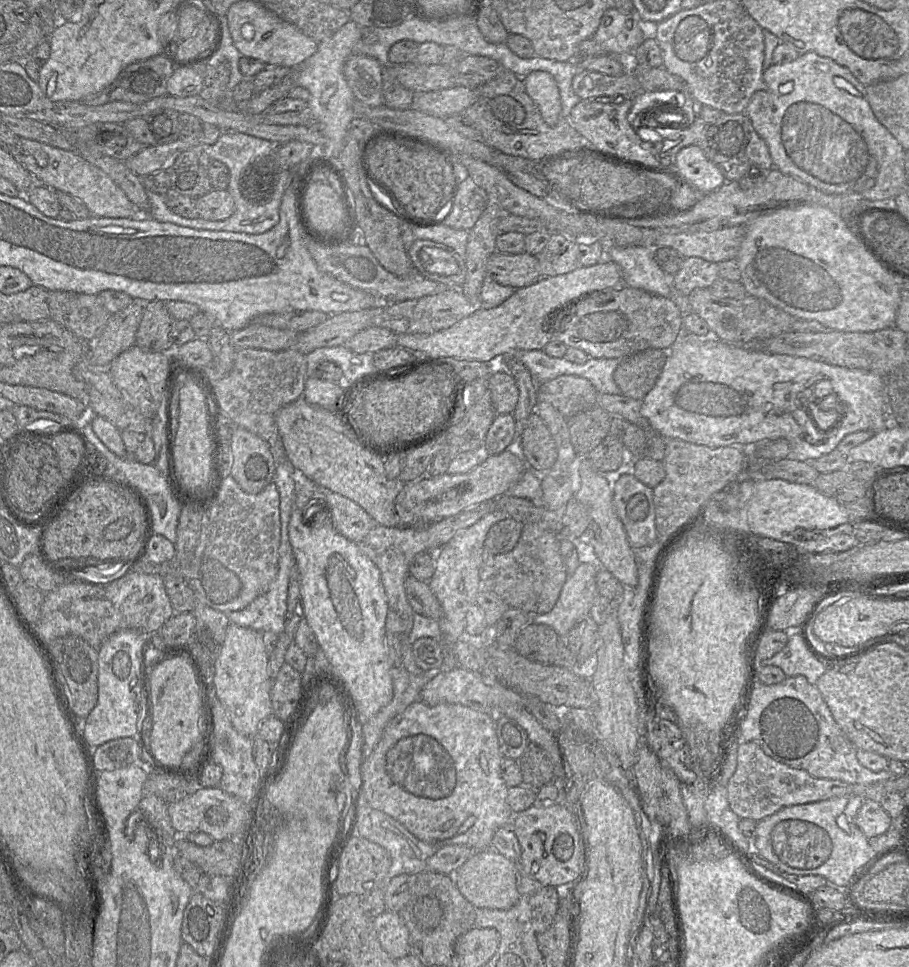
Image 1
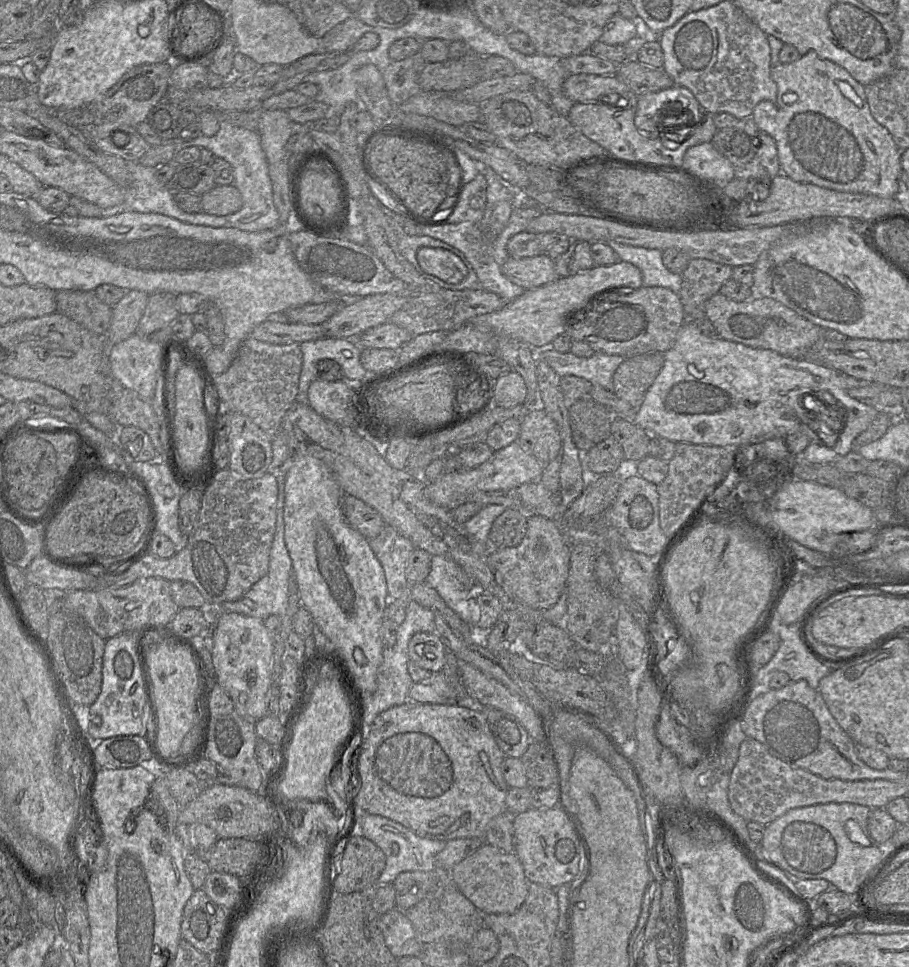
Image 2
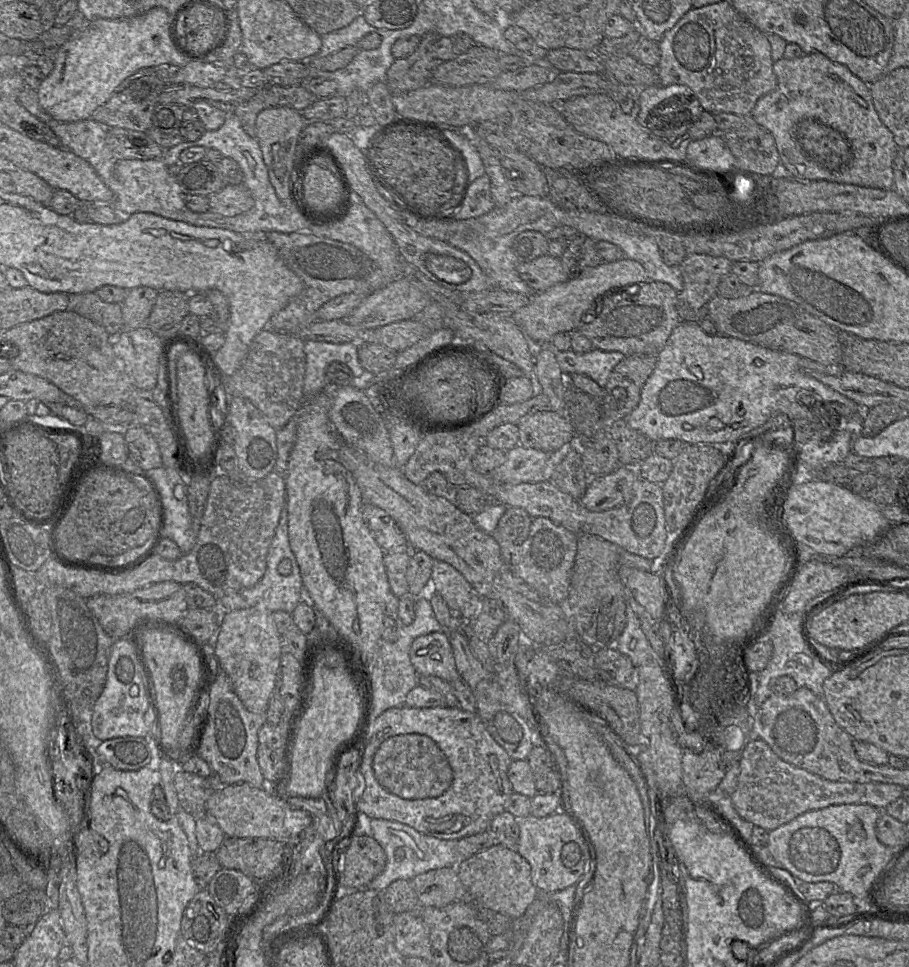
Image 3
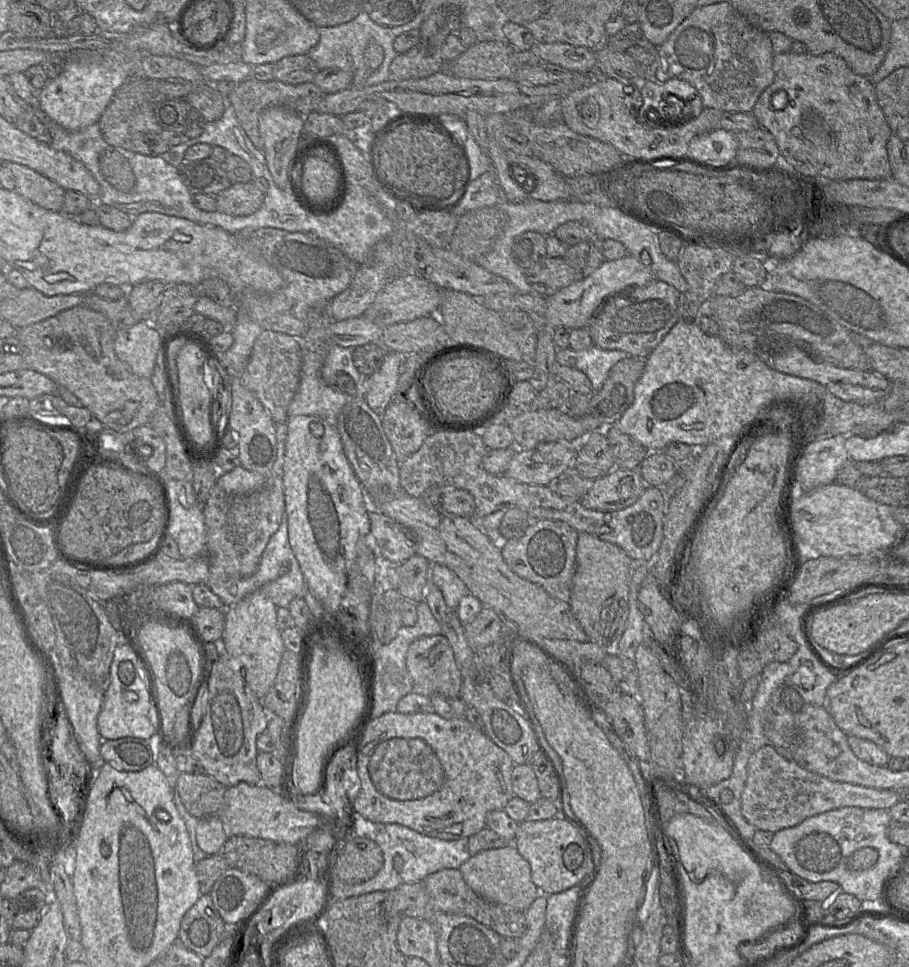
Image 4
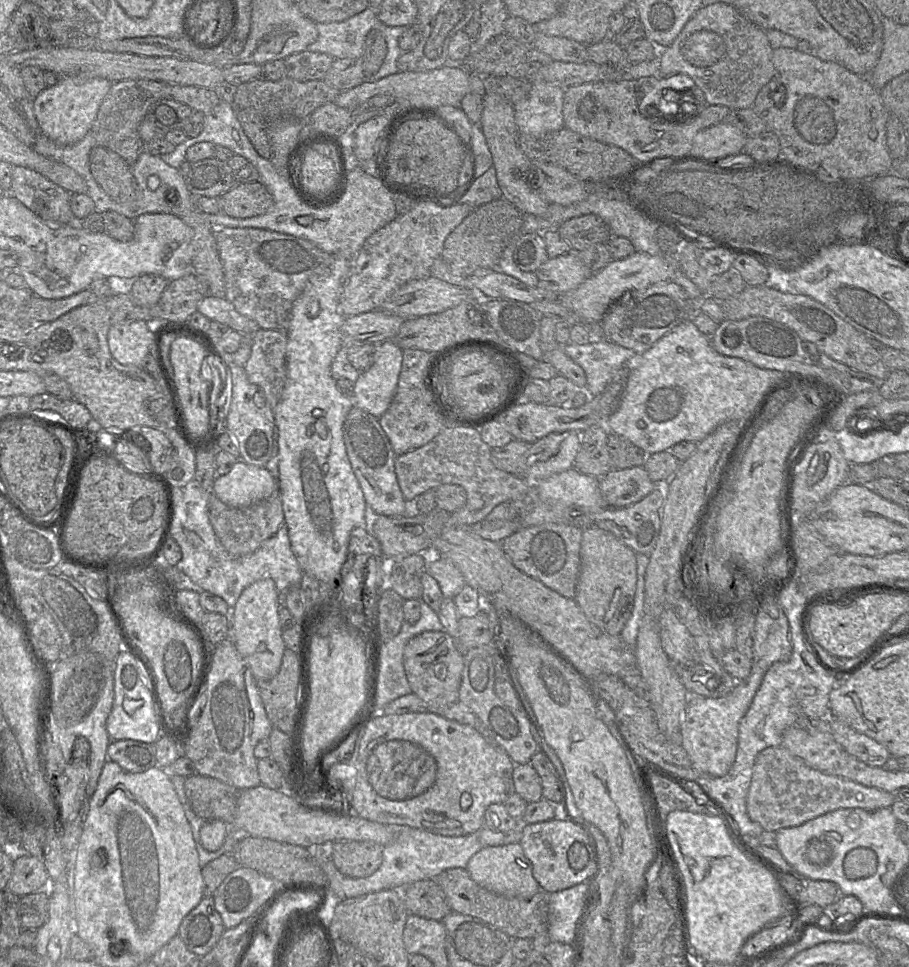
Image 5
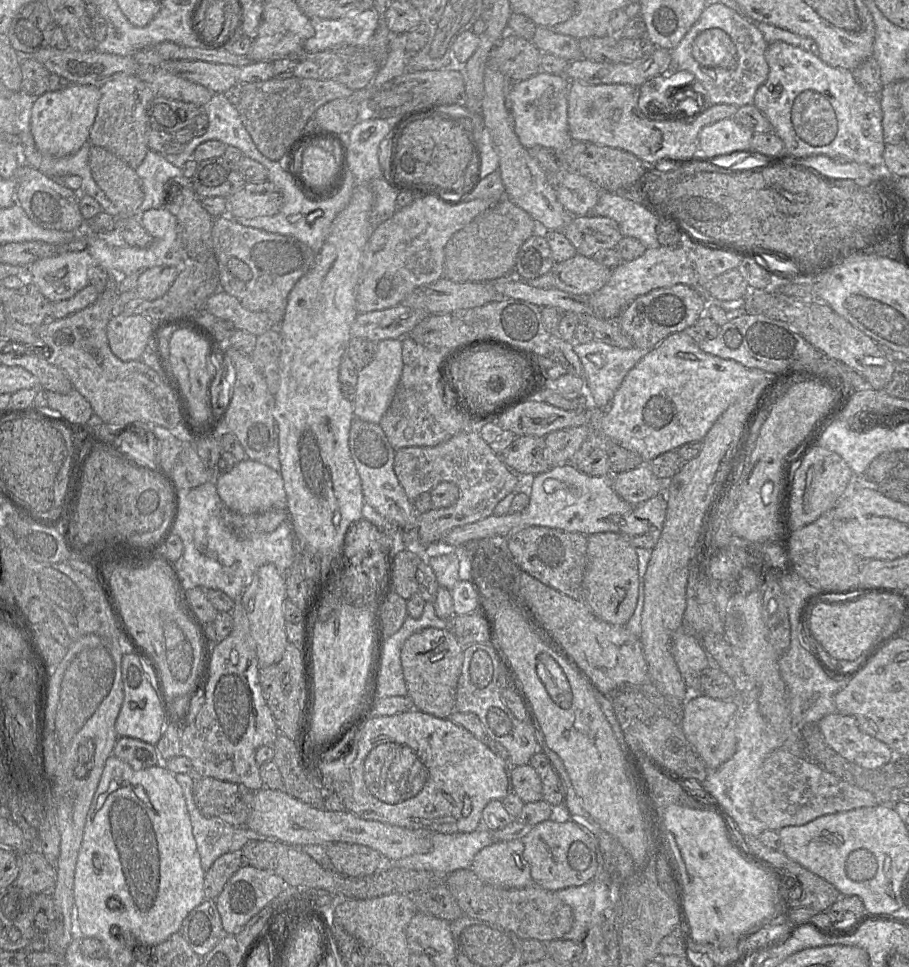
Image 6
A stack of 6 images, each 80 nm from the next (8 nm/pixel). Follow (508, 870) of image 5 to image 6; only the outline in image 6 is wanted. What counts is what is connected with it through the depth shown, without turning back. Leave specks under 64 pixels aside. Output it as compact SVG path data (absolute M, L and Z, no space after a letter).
M521 840L494 842L475 855L470 869L481 881L498 888L530 886L533 881L523 850Z

